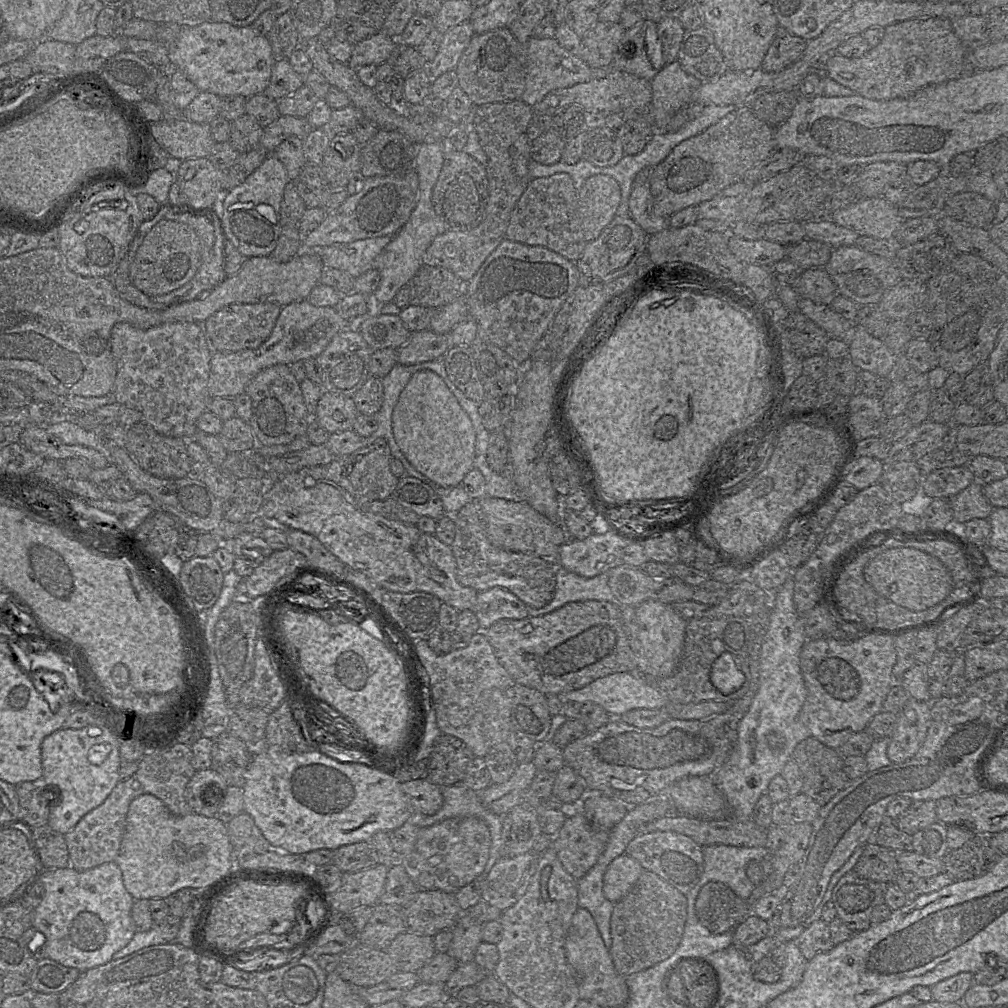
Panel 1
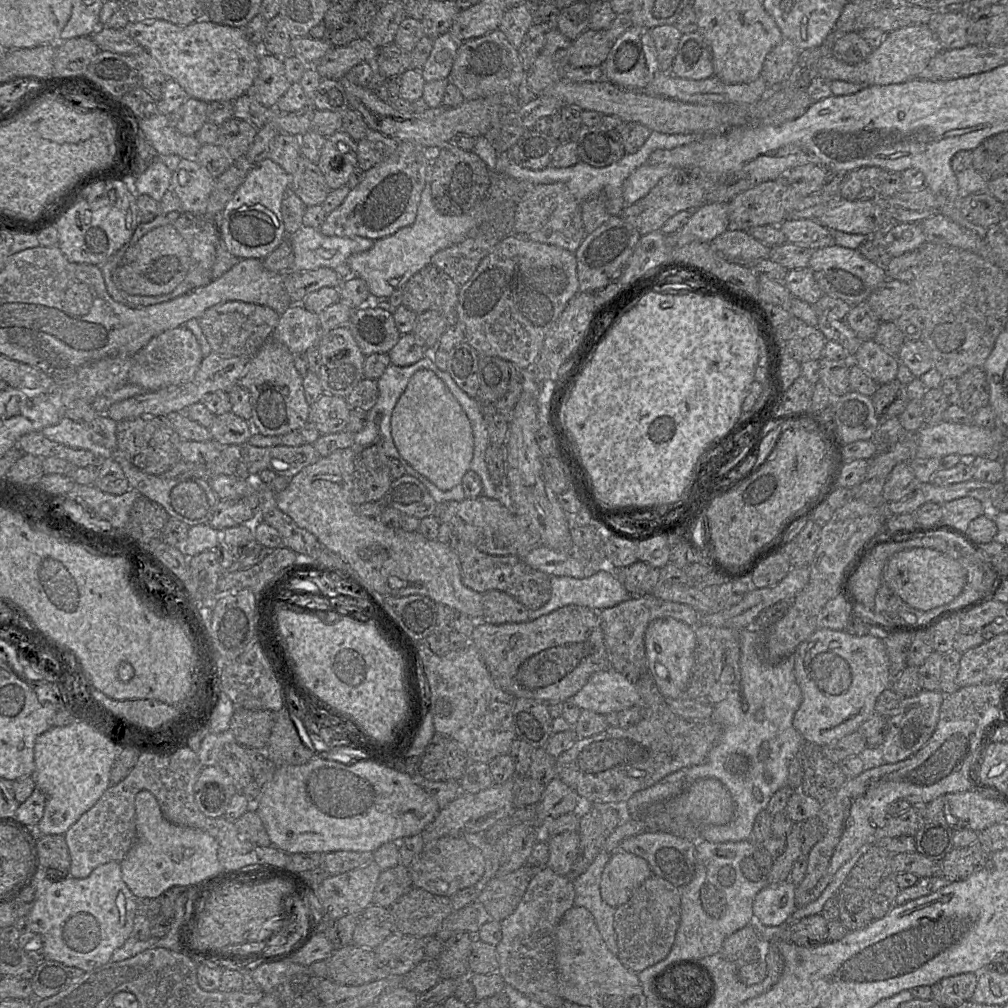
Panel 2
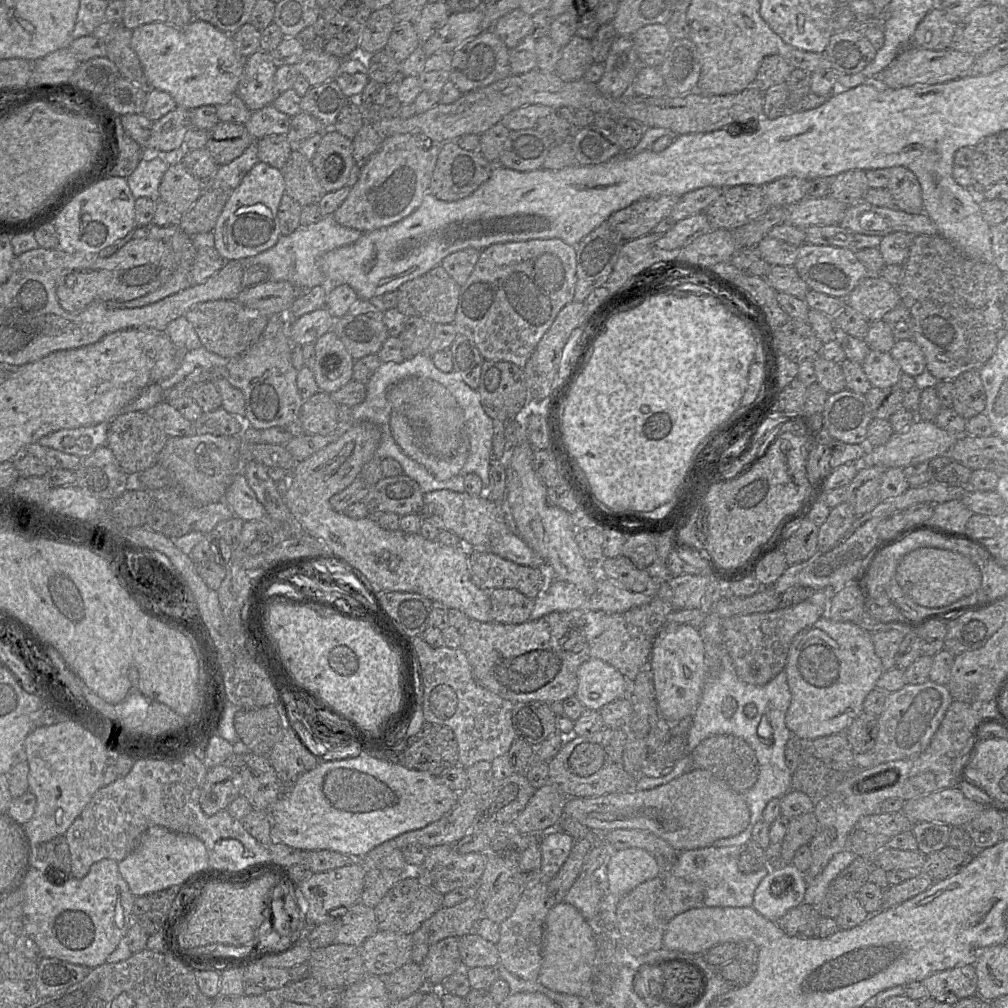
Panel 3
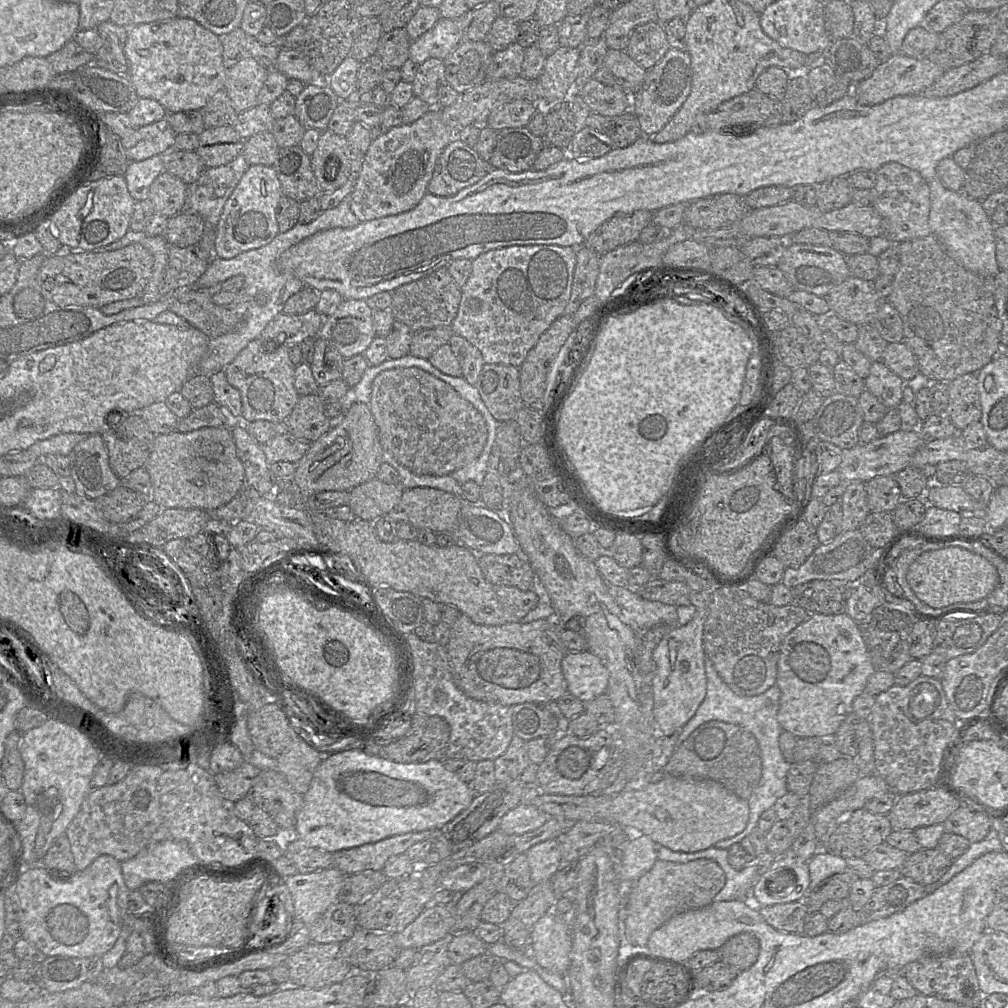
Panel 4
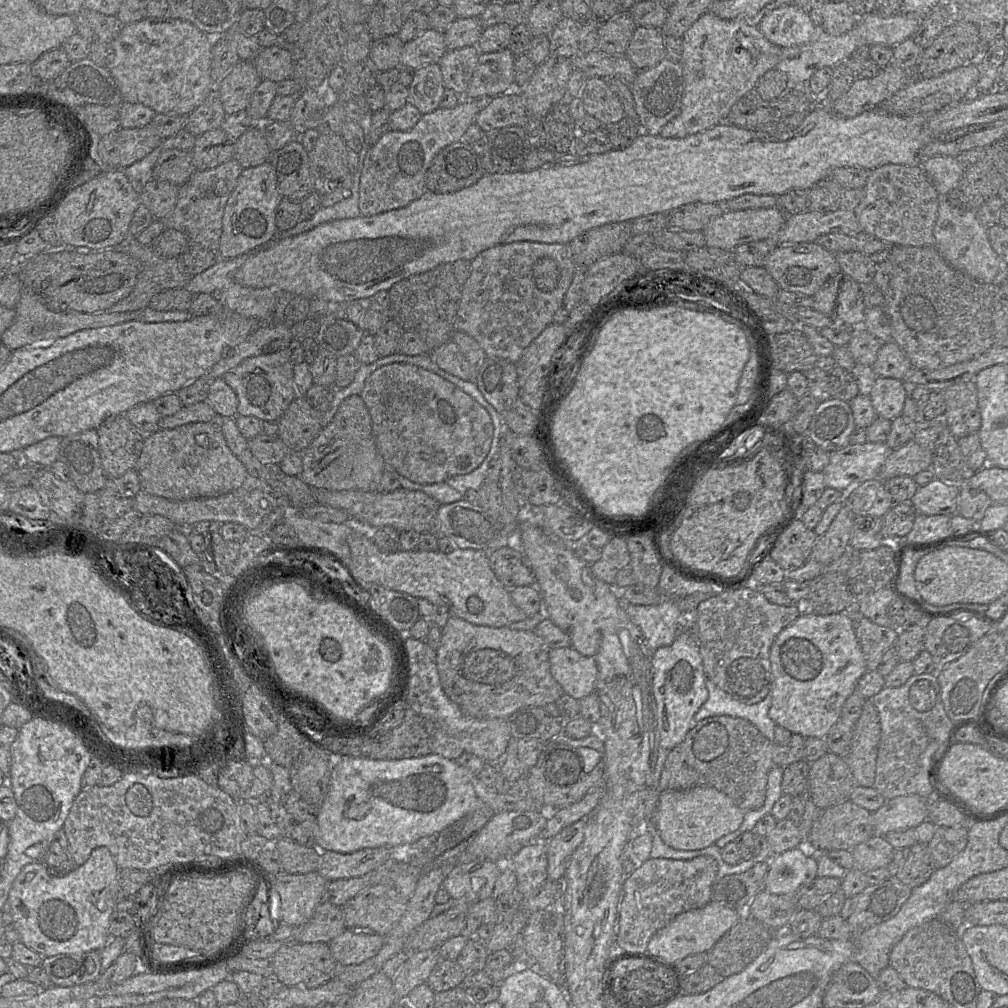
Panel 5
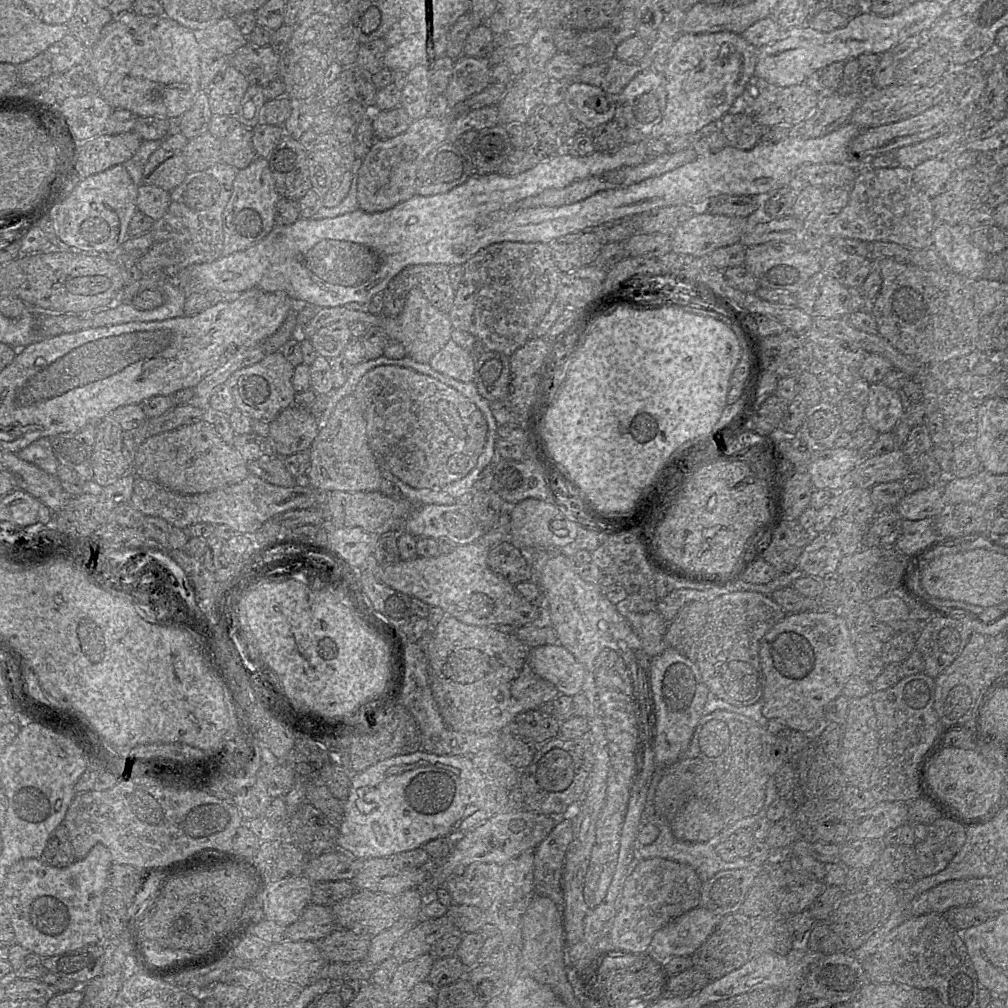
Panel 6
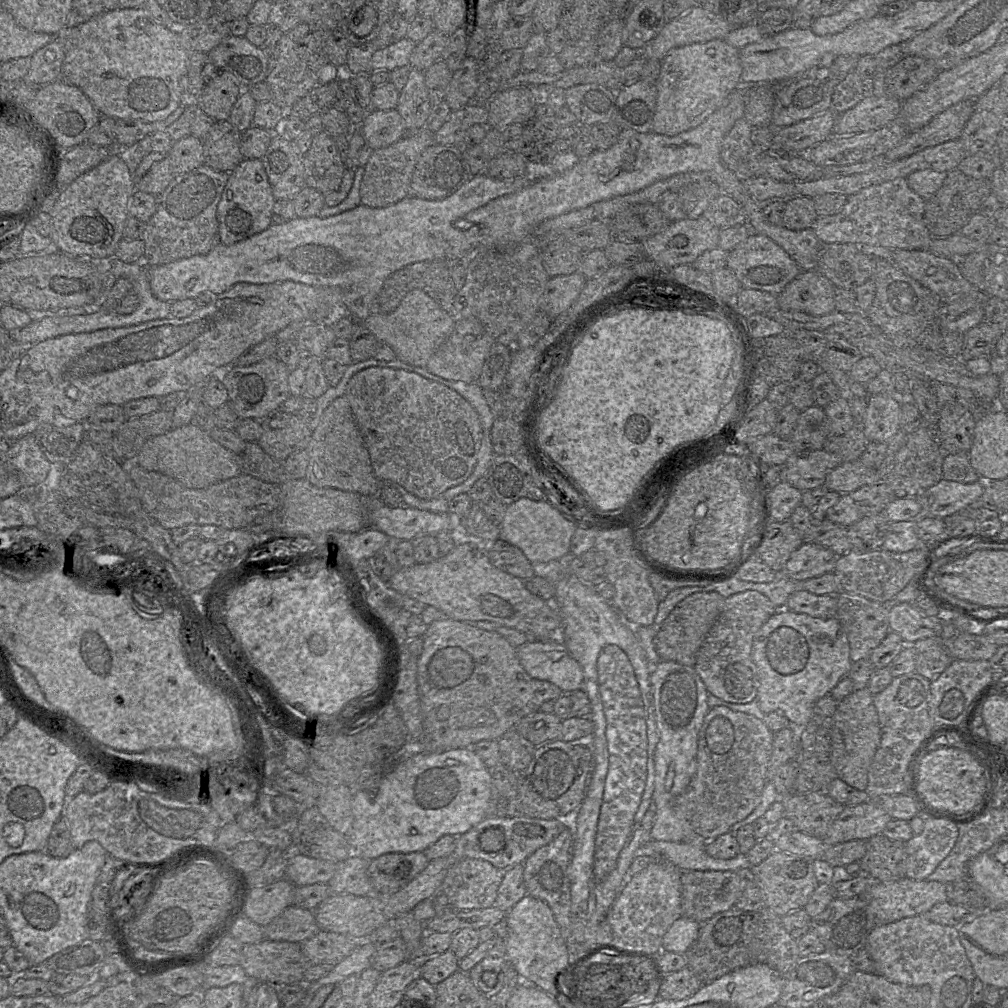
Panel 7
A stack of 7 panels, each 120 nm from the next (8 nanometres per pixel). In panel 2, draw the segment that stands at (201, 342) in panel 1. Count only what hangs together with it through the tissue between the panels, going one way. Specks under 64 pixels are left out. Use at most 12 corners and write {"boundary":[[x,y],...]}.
{"boundary":[[177,327],[132,359],[127,383],[146,392],[190,382],[204,356]]}

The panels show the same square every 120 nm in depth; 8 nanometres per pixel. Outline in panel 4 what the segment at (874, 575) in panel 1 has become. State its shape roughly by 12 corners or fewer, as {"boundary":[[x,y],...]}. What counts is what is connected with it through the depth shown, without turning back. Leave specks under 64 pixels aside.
{"boundary":[[958,547],[922,553],[906,579],[932,608],[979,601],[993,564]]}

